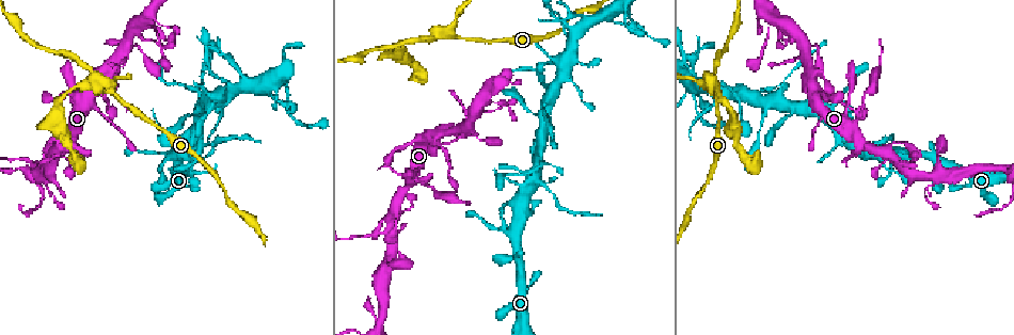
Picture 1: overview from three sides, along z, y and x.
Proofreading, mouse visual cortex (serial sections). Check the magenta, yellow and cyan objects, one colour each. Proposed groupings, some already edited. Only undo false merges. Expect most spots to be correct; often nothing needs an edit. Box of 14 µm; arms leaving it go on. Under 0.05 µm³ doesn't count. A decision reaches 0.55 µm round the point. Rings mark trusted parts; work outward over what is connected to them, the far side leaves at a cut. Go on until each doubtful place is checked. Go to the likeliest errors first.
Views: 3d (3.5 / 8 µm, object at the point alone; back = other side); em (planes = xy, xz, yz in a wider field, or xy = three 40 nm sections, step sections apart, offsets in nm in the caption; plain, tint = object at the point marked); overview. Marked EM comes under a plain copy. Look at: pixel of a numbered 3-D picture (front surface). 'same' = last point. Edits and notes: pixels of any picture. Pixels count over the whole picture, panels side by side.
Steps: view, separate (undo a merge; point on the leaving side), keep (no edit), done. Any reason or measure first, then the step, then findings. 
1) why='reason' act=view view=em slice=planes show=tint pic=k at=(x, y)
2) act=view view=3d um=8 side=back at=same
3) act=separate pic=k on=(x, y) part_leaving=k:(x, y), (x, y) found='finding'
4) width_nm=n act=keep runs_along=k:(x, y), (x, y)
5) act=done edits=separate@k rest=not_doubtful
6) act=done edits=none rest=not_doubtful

why='four arms meet' act=view view=3d um=3.5 pic=1 at=(440, 34)

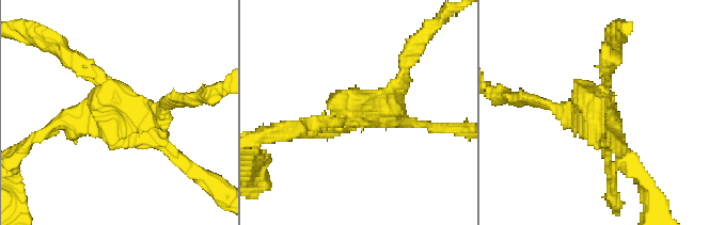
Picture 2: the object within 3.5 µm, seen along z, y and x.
why='now the EM' act=view view=em slice=xy step=5 show=tint pic=2 at=(601, 120)

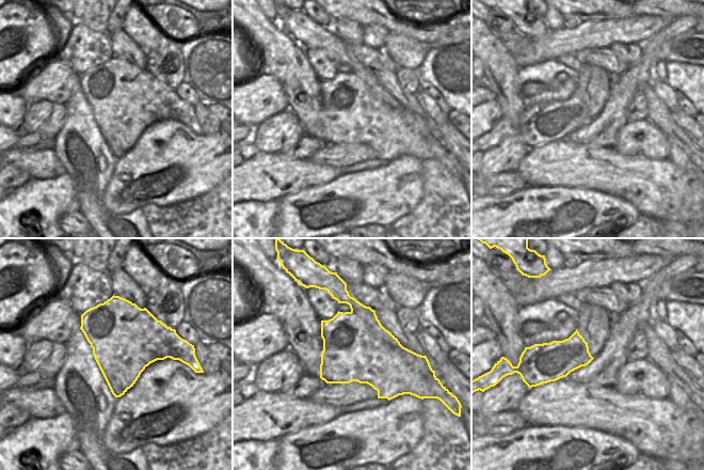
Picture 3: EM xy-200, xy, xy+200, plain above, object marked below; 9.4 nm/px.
act=separate pic=2 on=(404, 78) found='a second cell is stuck on'

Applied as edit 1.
why='sudden change in width' act=view view=3d um=3.5 pic=1 at=(539, 160)

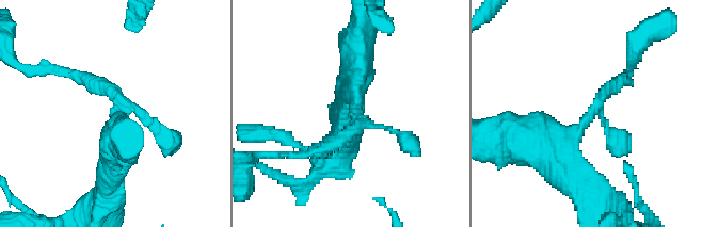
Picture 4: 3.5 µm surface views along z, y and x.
act=view view=em slice=xy step=1 show=tint pic=4 at=(587, 115)

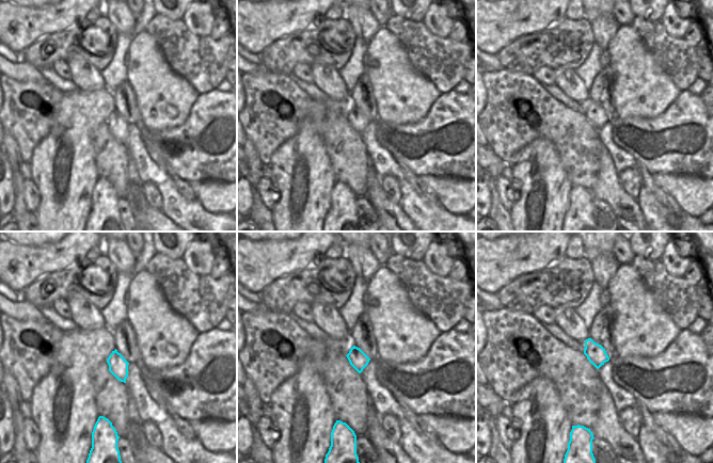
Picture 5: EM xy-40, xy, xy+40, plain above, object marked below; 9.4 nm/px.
why='another direction' act=view view=em slice=xy step=3 show=tint at=same

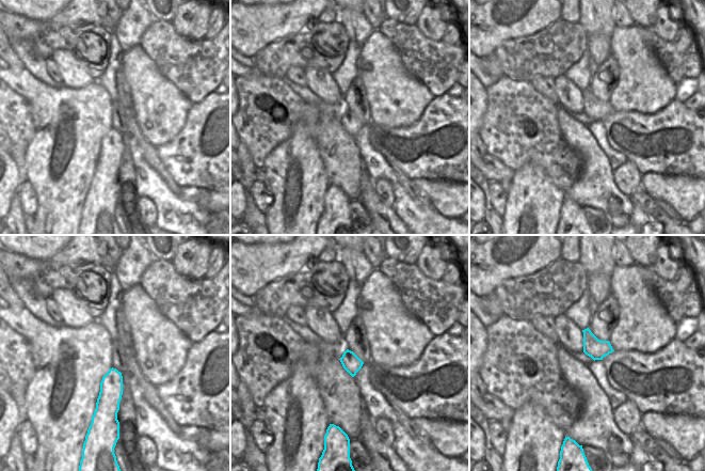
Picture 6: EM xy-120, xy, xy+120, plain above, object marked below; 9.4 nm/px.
act=keep runs_along=4:(564, 172), (553, 159), (627, 77) found='one cell here'

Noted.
why='calibre changes' act=view view=3d um=3.5 pic=1 at=(286, 85)

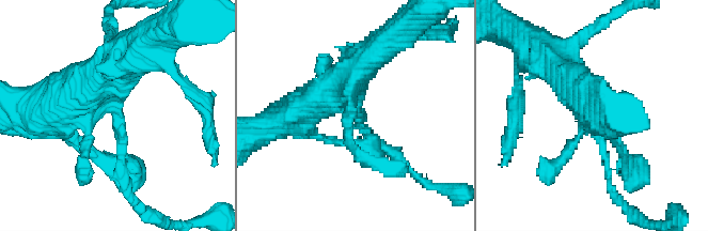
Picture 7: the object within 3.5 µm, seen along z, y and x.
why='now the EM' act=view view=em slice=xy step=2 show=tint pic=7 at=(115, 111)

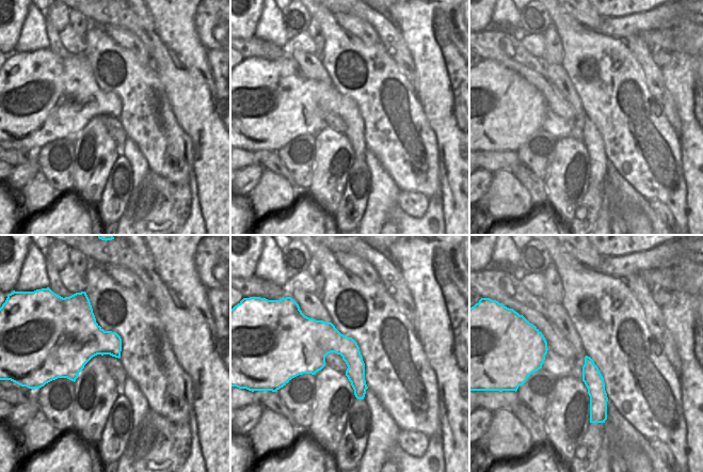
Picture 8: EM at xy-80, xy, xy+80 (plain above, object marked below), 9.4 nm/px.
arm_widths_nm=150,500,500 act=keep runs_along=8:(587, 359), (595, 384), (593, 410) found='all the same cell'

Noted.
act=view view=3d um=3.5 pic=1 at=(780, 88)

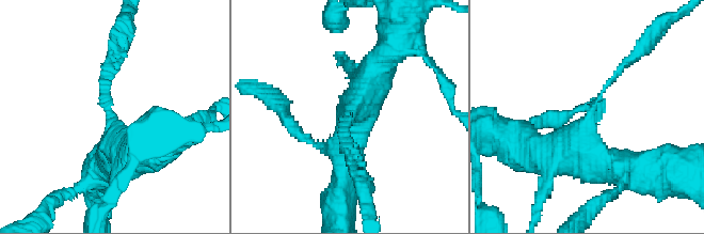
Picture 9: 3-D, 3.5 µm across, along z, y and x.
act=view view=em slice=xy step=5 show=tint pic=9 at=(347, 116)

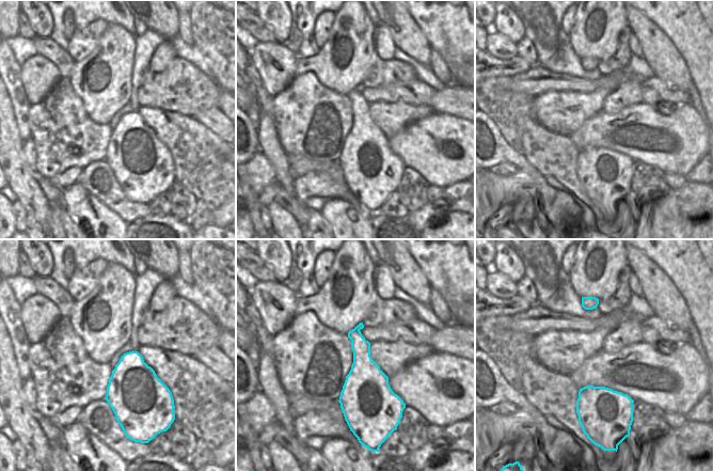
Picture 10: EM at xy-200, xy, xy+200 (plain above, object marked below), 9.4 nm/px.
arm_widths_nm=150,500 act=keep runs_along=9:(113, 165), (110, 57) found='one cell here'

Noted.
act=done edits=separate@2 rest=not_doubtful

